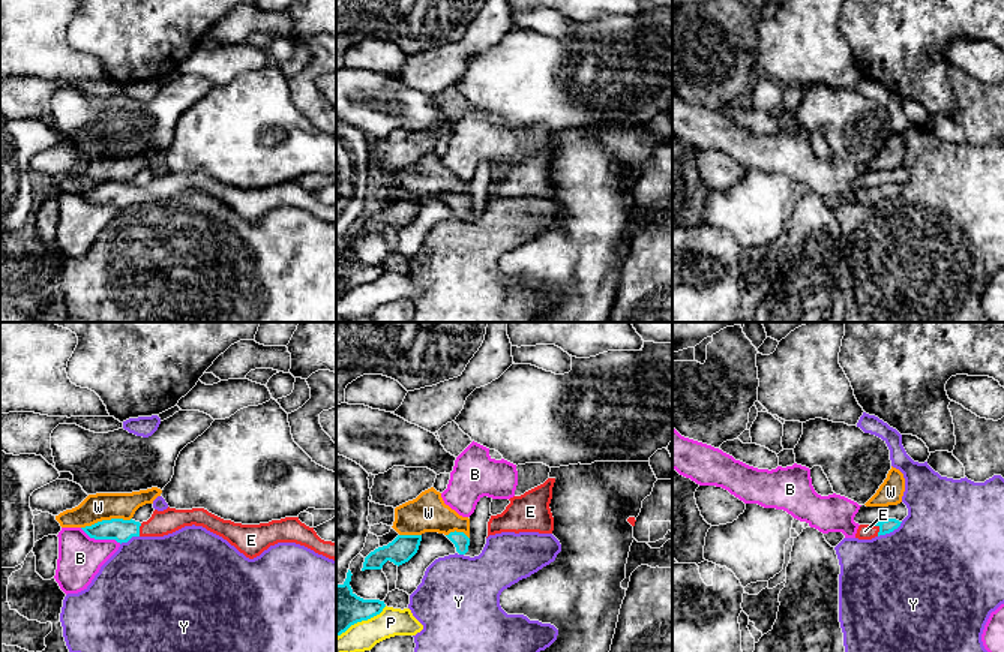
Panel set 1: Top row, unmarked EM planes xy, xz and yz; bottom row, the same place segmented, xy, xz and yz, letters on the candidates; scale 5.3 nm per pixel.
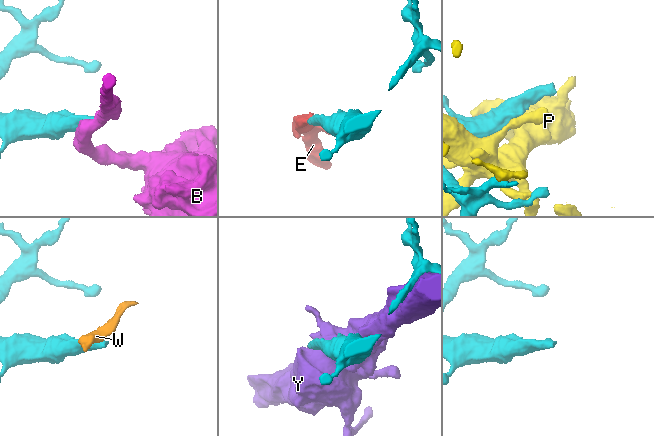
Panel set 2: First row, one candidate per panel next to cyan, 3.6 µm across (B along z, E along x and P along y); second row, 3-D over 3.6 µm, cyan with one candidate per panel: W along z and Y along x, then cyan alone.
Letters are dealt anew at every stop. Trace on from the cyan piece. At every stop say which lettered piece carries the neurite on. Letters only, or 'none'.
E

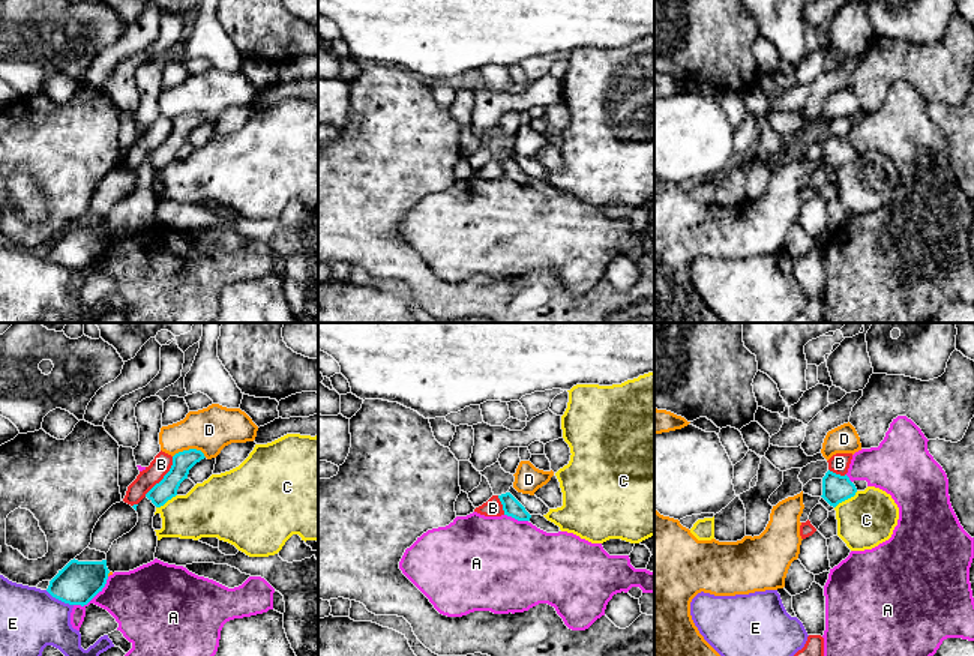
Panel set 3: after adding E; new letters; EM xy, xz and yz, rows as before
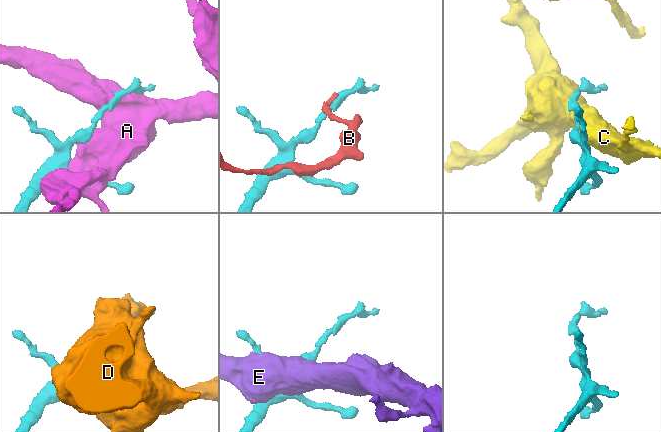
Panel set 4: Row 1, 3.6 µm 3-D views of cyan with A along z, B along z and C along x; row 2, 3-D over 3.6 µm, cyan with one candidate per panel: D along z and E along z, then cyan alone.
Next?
none

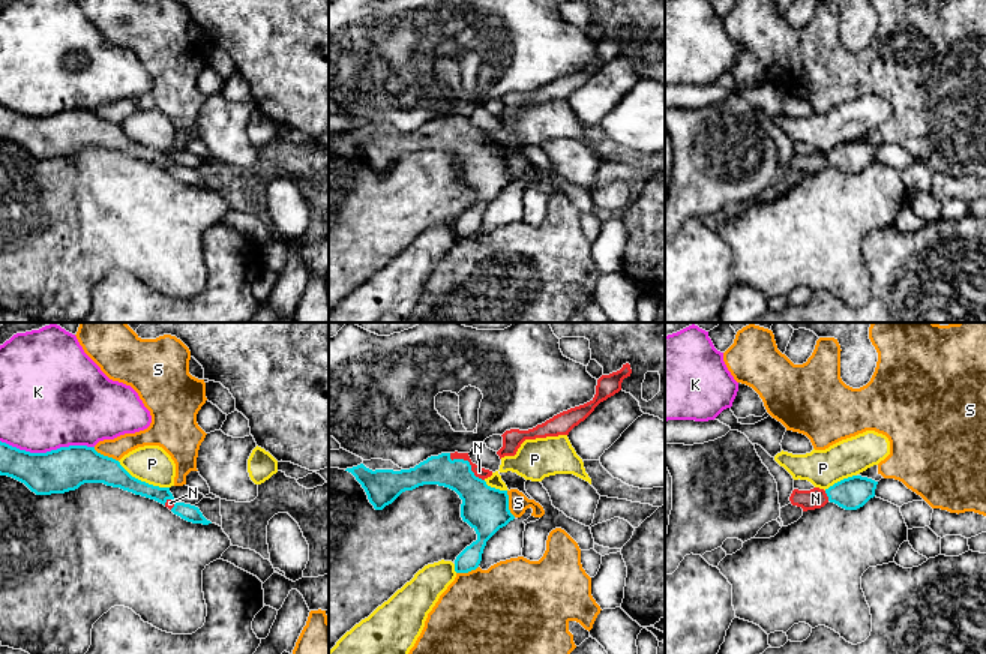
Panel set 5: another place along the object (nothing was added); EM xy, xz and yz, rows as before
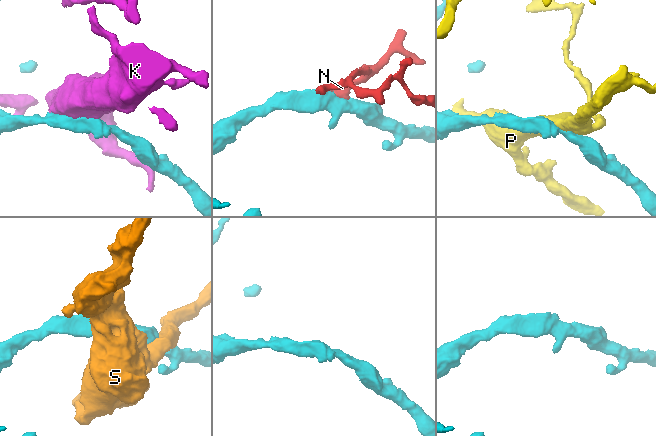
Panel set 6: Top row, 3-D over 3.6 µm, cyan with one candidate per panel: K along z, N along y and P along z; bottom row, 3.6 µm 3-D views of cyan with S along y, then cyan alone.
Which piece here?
N

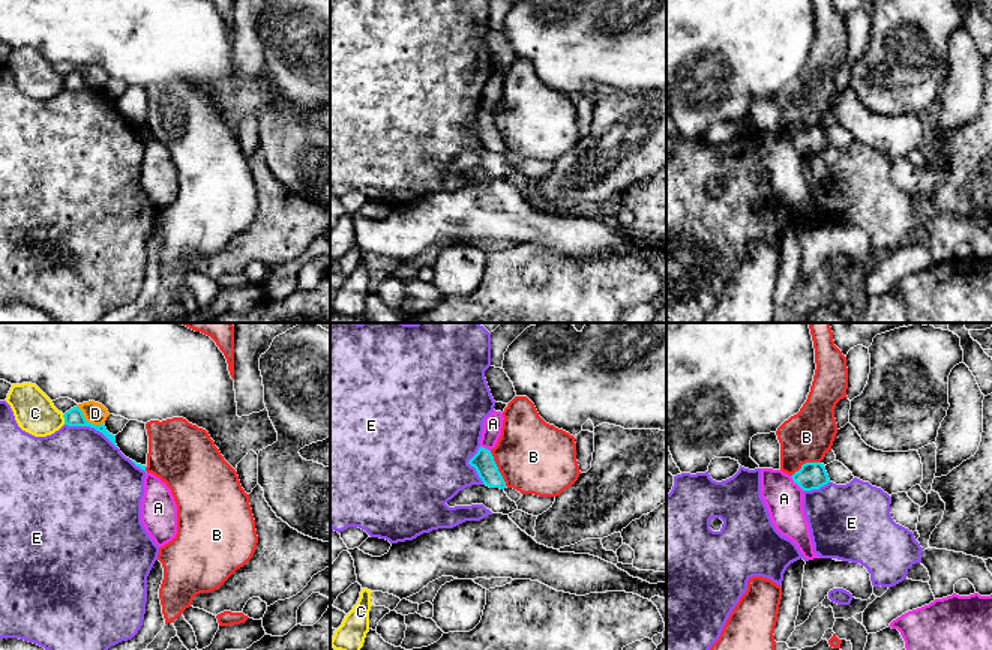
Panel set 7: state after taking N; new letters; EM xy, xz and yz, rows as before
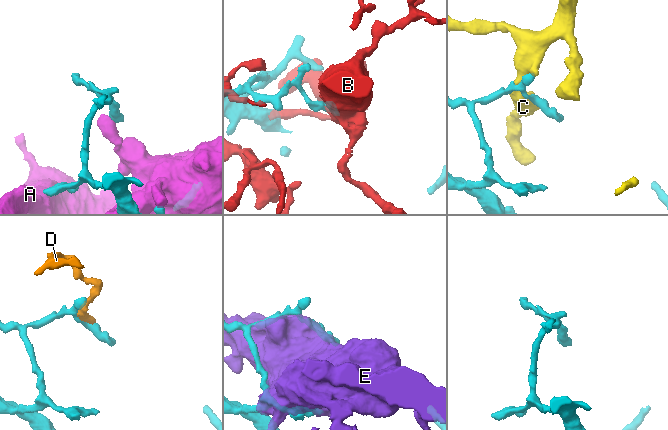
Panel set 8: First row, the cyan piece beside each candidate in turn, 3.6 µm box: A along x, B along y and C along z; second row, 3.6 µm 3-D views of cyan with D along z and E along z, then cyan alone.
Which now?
none

